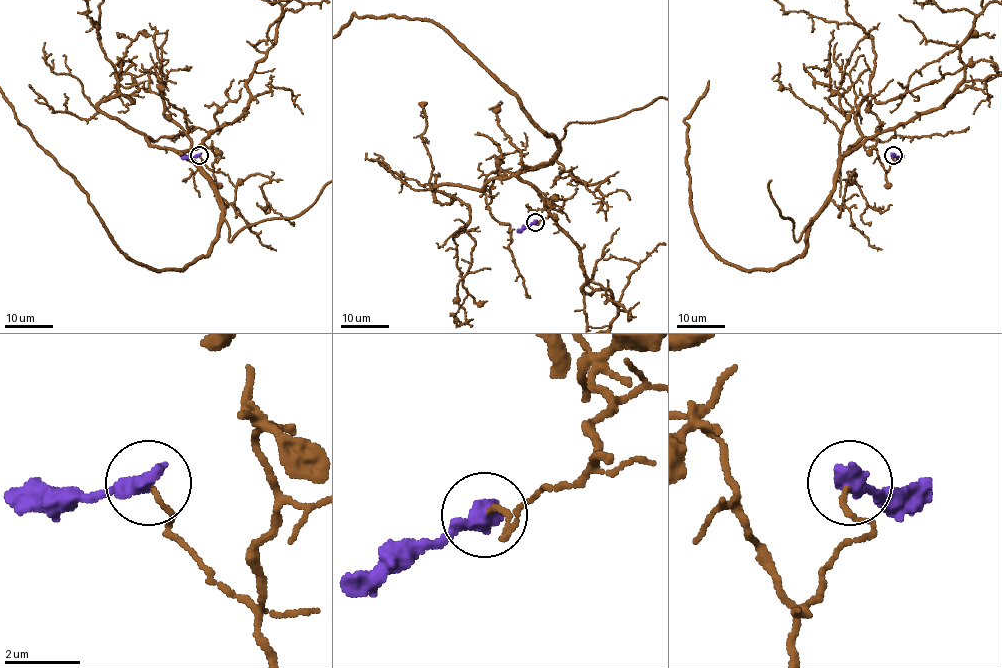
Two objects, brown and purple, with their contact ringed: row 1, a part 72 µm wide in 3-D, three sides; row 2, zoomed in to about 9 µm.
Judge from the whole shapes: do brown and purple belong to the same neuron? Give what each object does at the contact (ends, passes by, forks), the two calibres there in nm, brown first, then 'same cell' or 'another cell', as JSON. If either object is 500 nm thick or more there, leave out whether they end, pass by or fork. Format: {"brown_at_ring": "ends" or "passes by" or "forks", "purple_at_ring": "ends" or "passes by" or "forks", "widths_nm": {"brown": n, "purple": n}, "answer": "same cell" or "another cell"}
{"widths_nm": {"brown": 130, "purple": 550}, "answer": "another cell"}

